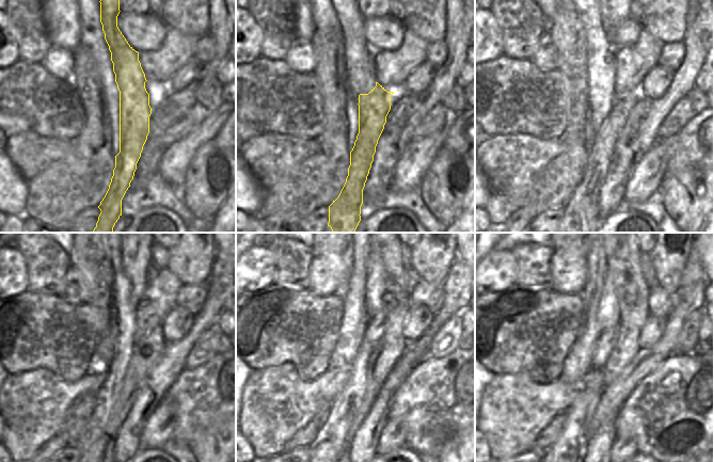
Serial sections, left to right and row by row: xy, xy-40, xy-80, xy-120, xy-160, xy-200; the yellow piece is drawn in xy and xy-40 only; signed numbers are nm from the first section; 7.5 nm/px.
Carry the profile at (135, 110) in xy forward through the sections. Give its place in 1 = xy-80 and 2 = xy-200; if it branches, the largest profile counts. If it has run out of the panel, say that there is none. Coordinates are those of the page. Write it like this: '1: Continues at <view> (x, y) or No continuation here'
1: Continues at xy-80 (583, 210)
2: Continues at xy-200 (580, 449)

